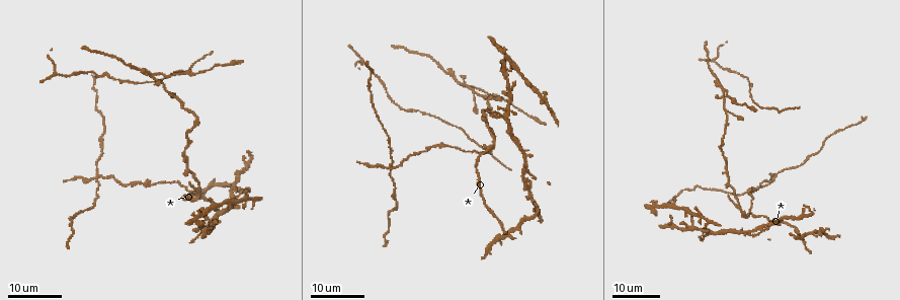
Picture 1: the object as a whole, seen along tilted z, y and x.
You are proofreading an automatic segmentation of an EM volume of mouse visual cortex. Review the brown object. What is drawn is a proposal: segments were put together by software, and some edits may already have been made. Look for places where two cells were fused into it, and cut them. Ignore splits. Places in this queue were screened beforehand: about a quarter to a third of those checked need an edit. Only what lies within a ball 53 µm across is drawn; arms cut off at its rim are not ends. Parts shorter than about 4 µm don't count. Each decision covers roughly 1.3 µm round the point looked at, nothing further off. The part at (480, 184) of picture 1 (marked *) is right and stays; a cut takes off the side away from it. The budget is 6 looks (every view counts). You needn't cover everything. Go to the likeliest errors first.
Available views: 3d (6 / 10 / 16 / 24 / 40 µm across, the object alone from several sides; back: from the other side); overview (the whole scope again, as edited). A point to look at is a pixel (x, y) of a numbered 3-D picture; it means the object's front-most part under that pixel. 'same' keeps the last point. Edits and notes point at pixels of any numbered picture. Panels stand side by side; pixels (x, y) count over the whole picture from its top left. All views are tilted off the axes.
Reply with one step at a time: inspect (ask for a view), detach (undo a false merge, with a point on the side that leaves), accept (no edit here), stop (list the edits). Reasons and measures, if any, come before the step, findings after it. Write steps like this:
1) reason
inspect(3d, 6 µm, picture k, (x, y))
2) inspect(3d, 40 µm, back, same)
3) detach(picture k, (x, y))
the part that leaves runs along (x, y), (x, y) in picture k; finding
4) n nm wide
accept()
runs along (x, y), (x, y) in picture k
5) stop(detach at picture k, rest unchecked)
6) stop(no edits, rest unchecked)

four or more arms meet
inspect(3d, 24 µm, picture 1, (505, 118))

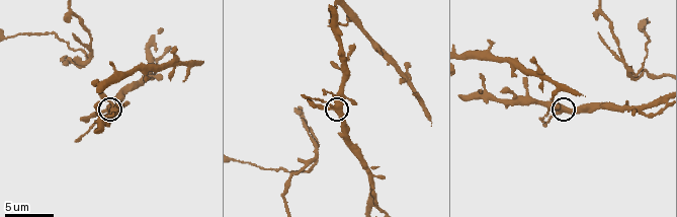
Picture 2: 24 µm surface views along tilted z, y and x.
inspect(3d, 6 µm, picture 2, (561, 108))

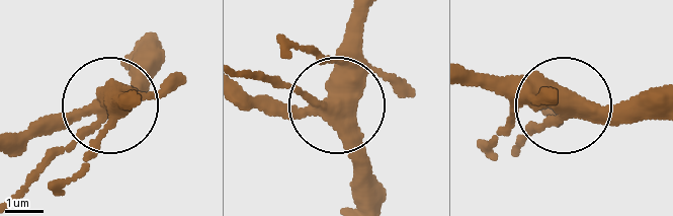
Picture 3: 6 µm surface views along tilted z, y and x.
inspect(3d, 6 µm, back, picture 3, (327, 106))

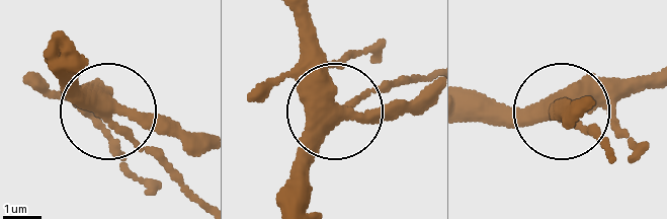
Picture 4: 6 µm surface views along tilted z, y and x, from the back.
4 arms
accept()
continuous, no second cell

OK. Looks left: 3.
arms part here
inspect(3d, 24 µm, picture 1, (154, 74))

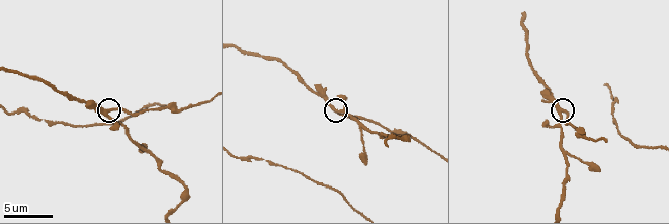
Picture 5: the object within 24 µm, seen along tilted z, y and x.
inspect(3d, 10 µm, picture 5, (109, 111))

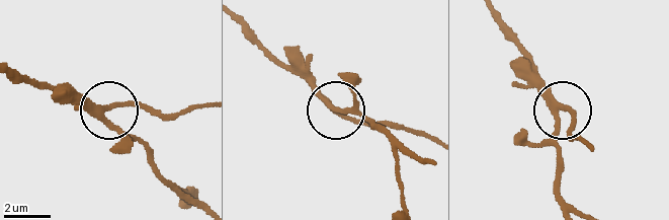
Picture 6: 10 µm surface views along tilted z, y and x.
230 nm wide
accept()
runs along (198, 207), (105, 108), (64, 84) in picture 6; continuous, no second cell

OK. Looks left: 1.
four or more arms meet
inspect(3d, 10 µm, picture 2, (372, 206))

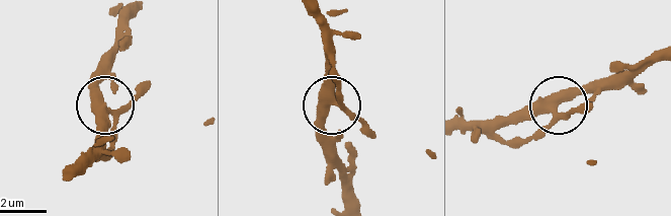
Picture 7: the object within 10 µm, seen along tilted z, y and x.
accept()
continuous, no second cell

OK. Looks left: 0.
stop(no edits, rest unchecked)

